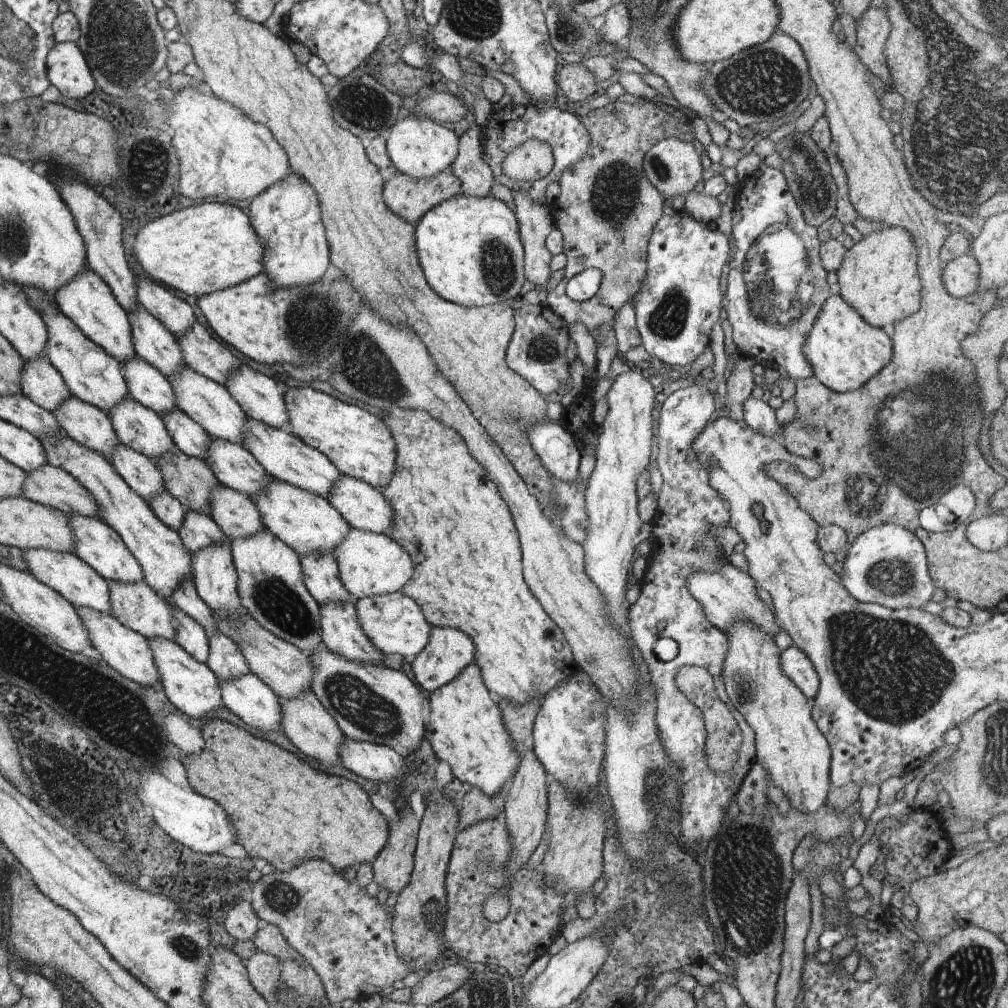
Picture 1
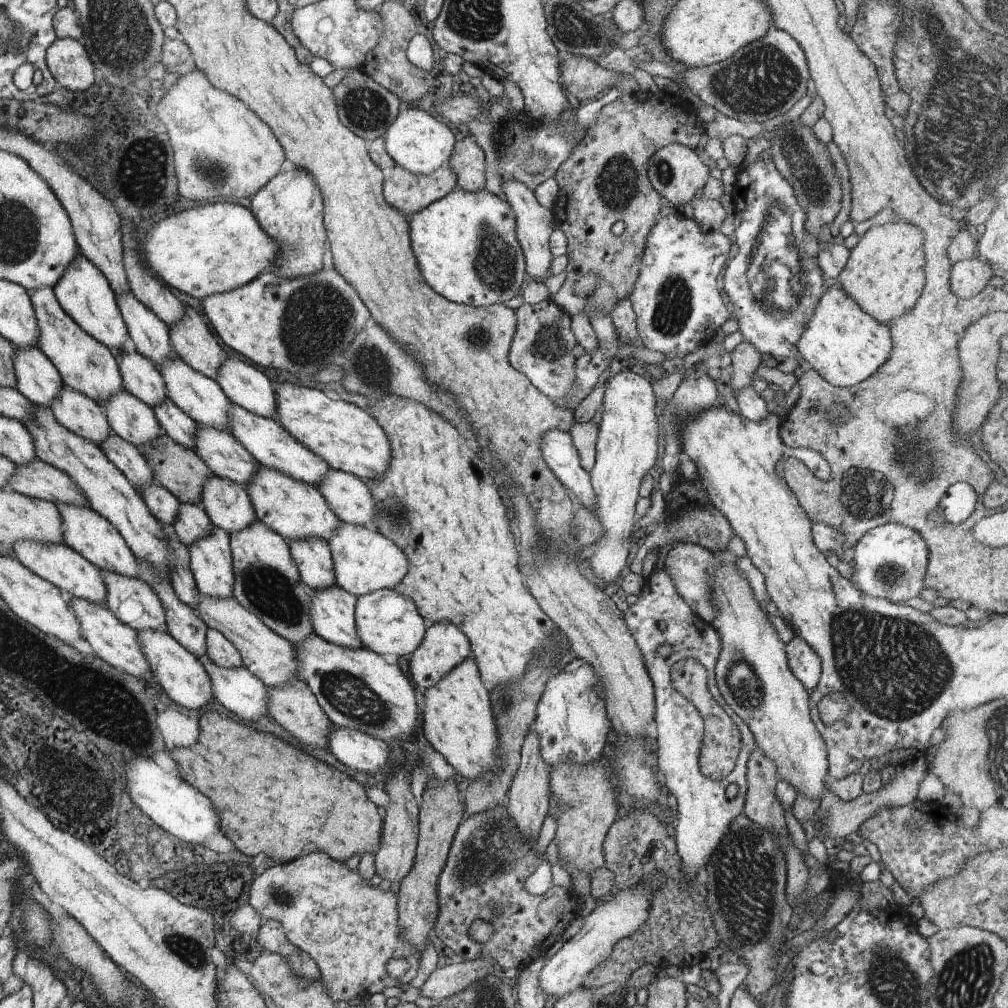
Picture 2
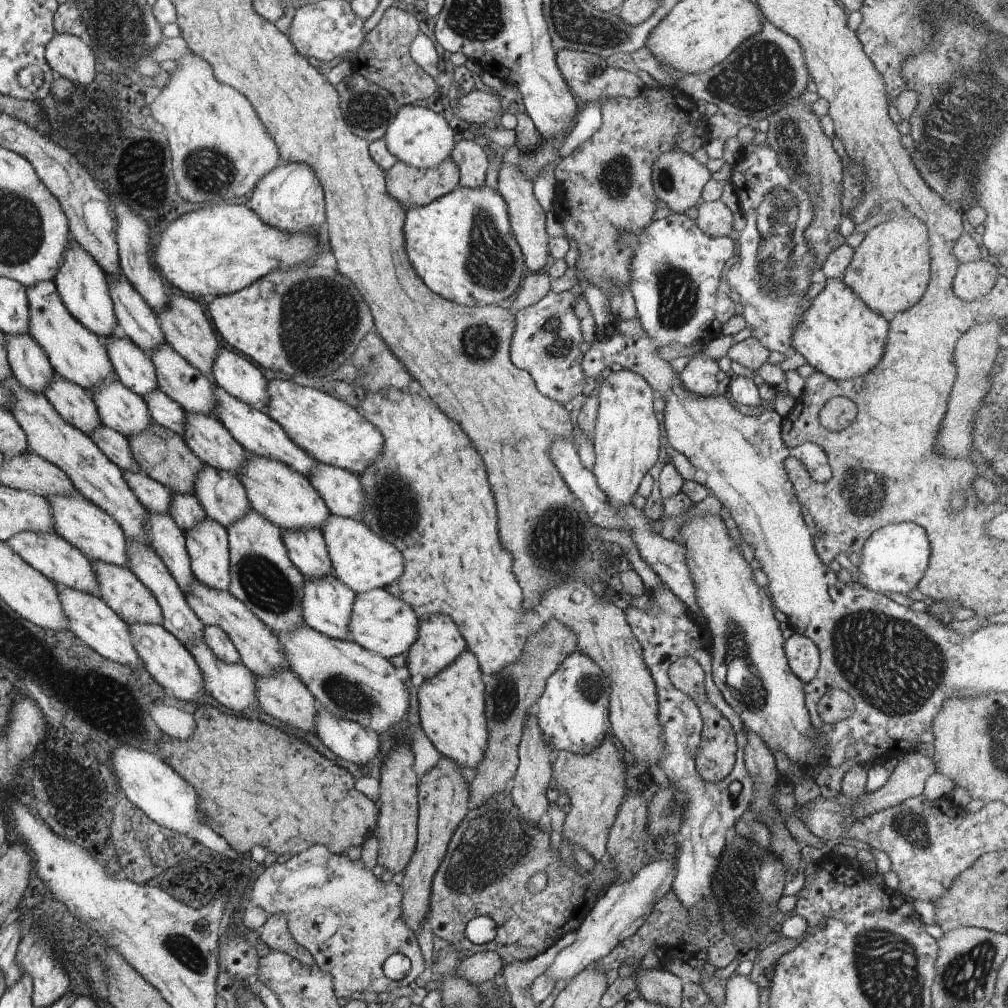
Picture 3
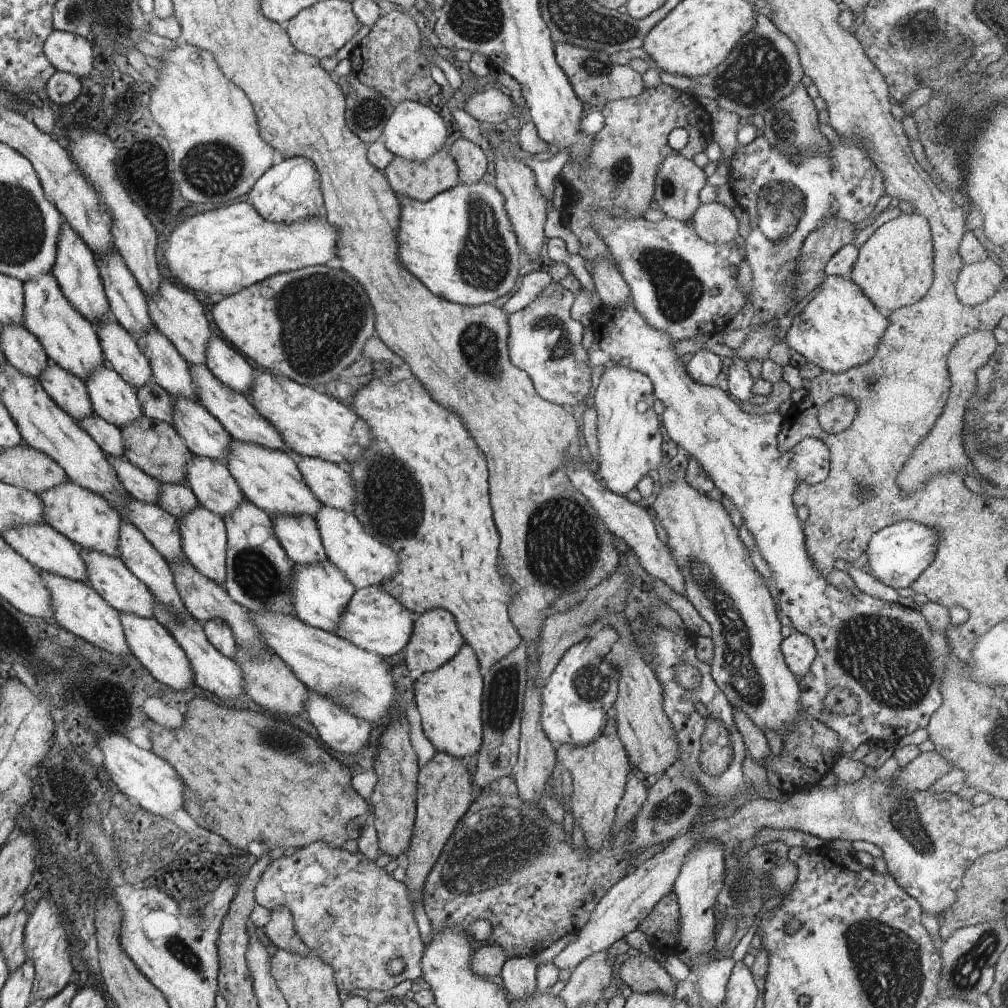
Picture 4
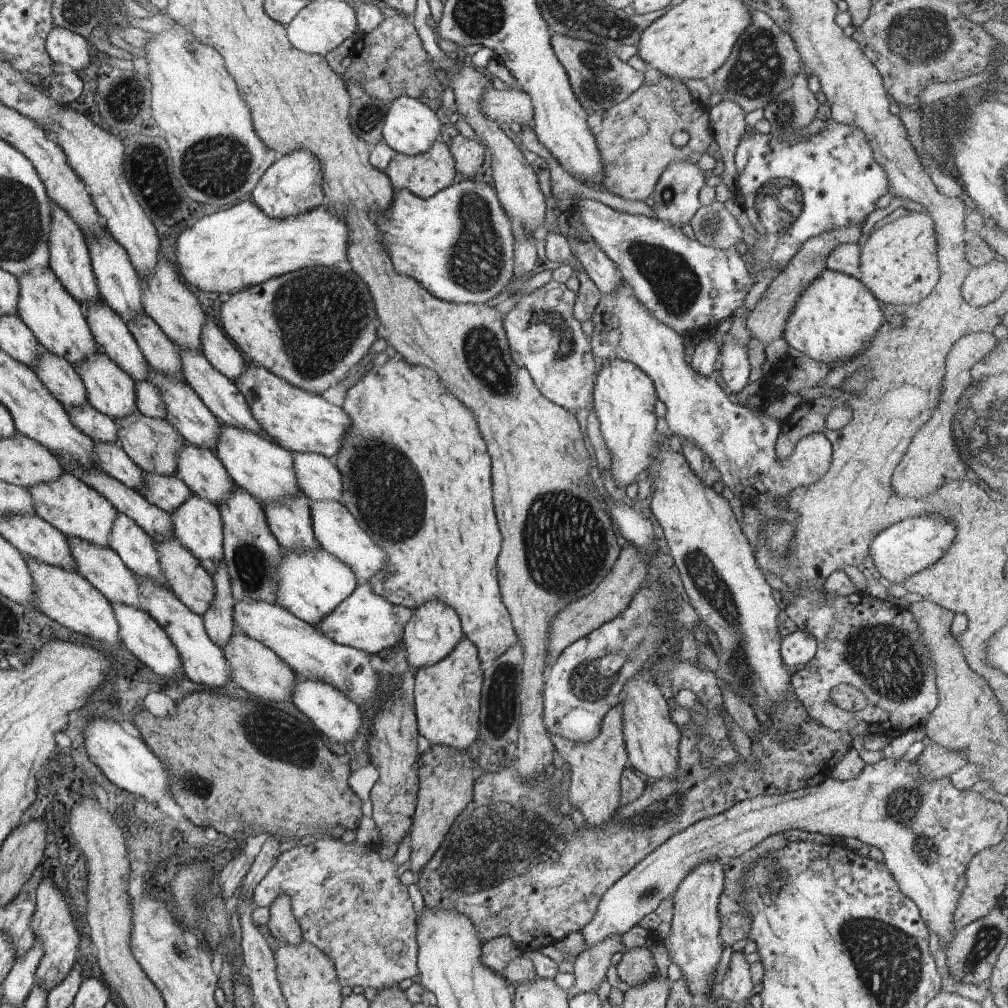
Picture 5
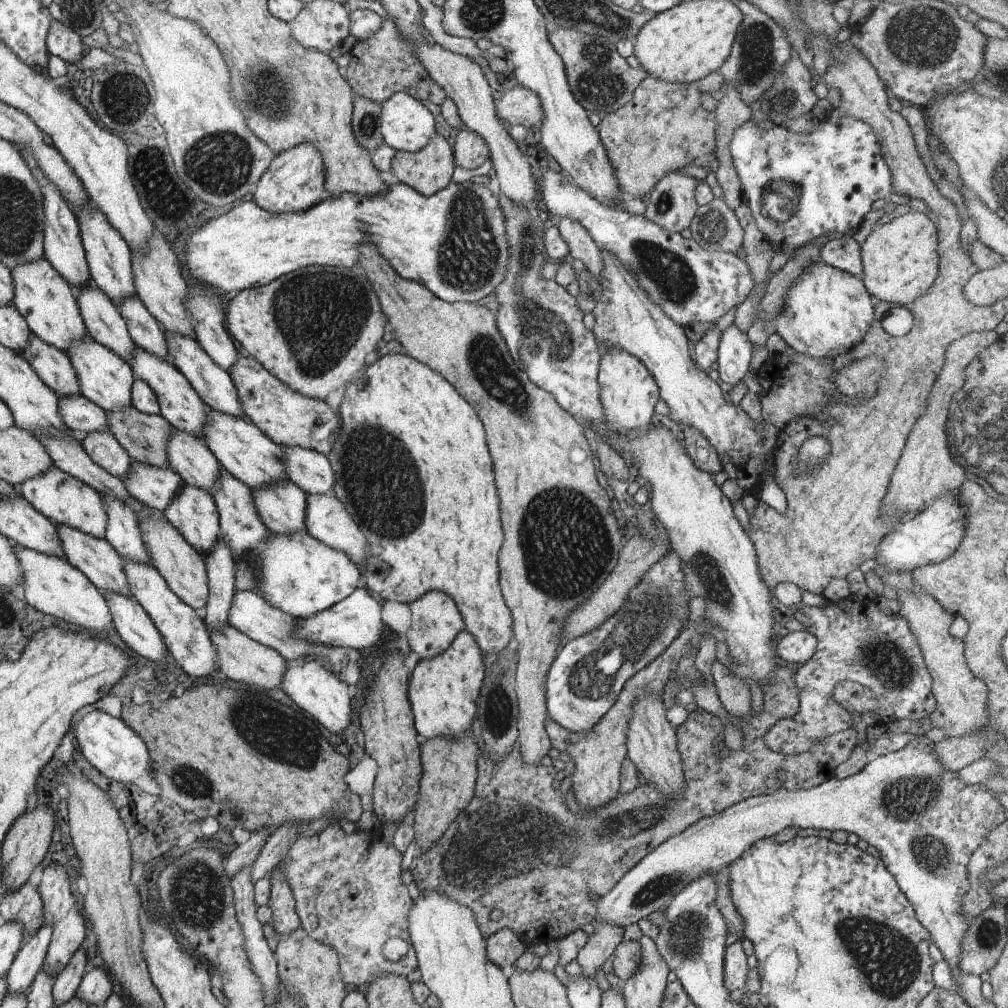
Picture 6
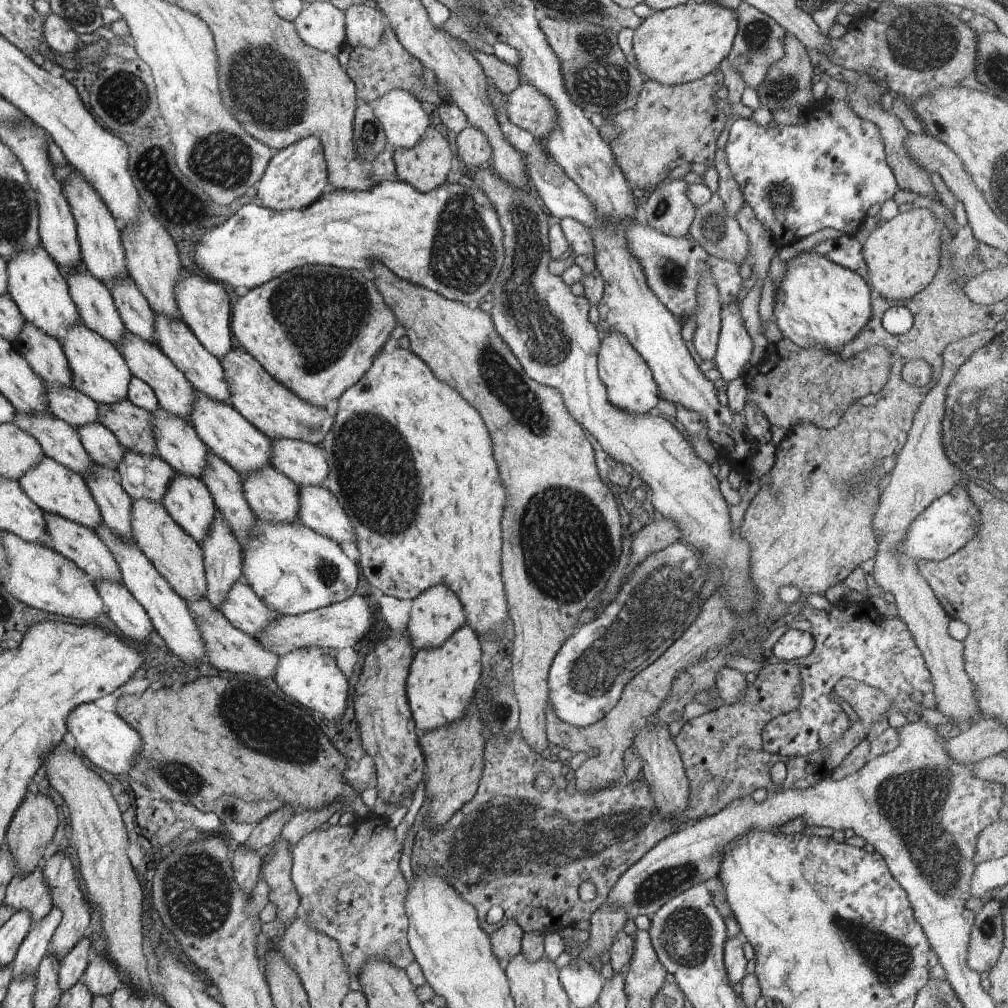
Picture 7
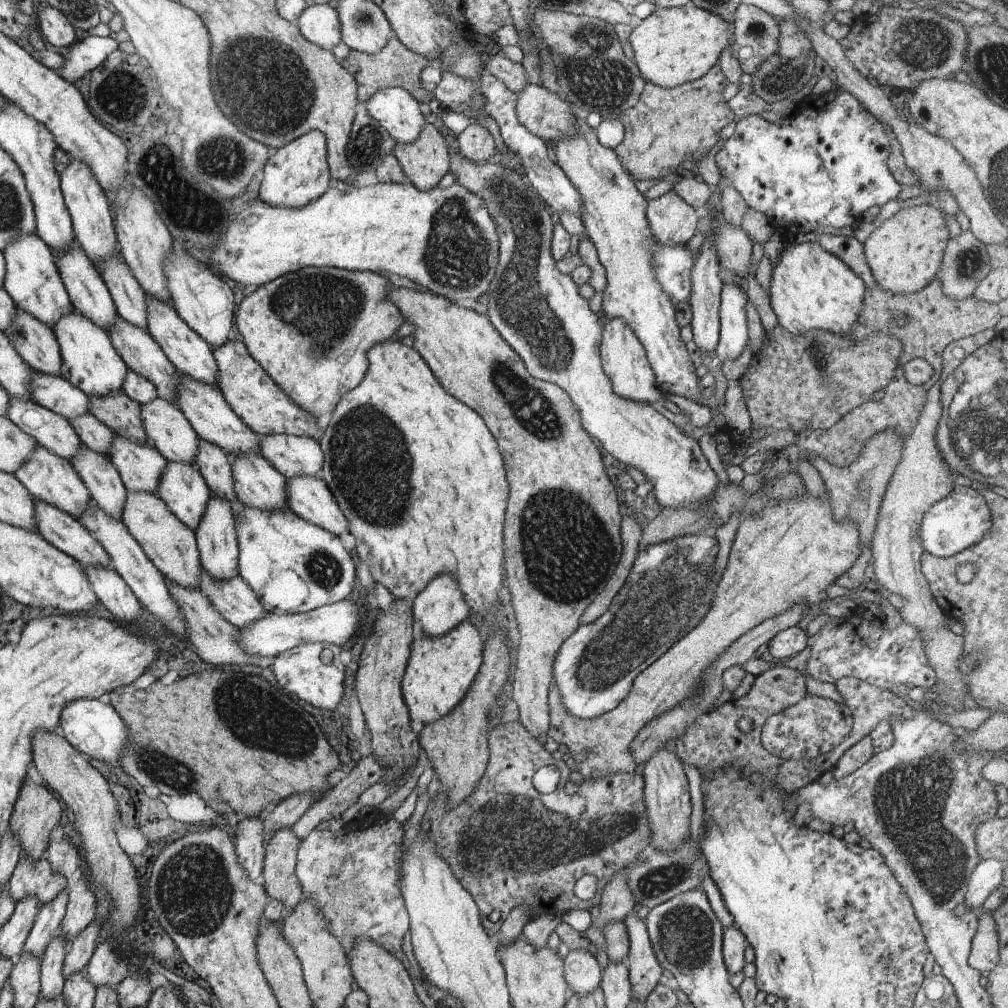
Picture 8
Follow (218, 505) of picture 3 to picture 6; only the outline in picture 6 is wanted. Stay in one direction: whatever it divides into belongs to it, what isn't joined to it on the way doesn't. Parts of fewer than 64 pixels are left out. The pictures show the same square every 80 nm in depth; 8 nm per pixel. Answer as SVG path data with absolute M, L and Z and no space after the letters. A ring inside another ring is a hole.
M174 429L167 454L169 467L185 484L206 489L213 495L222 468L203 438Z

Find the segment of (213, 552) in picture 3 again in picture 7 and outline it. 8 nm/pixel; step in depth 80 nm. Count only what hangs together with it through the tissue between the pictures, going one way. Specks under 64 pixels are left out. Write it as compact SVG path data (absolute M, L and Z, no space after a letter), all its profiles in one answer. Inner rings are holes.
M174 472L161 502L177 523L201 544L215 518L215 501L202 478Z

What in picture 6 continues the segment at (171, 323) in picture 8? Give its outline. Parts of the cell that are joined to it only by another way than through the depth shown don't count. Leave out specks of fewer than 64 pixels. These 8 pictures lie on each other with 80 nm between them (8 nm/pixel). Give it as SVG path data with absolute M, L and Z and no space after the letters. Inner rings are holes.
M163 330L163 333L167 342L167 349L173 360L173 365L178 370L183 371L188 382L191 382L191 385L195 387L195 390L199 393L199 397L203 399L206 406L238 418L243 418L245 421L250 421L243 410L242 402L240 402L237 388L232 382L231 375L223 367L218 366L215 359L208 356L207 351L199 345L199 342L195 338L193 339L180 333L166 330Z

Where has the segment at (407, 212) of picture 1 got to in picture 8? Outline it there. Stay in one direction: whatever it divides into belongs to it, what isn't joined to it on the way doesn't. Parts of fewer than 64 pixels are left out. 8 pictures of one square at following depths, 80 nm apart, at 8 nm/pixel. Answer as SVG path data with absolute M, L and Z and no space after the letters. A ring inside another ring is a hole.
M426 120L418 138L410 144L397 143L393 153L400 161L407 180L420 190L425 191L436 186L442 177L449 172L451 154L435 120Z

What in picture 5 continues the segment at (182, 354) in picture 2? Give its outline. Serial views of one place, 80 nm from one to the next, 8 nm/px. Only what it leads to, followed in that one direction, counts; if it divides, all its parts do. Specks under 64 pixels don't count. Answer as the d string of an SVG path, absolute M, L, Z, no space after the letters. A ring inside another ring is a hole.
M160 257L155 269L146 276L139 275L142 280L142 305L146 315L150 315L156 324L168 335L168 338L182 349L201 350L204 314L196 300L196 296L188 290L186 284L180 282L178 272L174 266Z

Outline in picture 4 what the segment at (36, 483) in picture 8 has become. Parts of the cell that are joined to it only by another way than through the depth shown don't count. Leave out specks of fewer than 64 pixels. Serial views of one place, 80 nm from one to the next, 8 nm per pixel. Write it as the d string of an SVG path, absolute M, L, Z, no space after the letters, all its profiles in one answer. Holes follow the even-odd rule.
M68 479L55 489L40 492L40 496L45 507L45 524L54 527L59 534L66 535L82 551L96 550L112 558L120 556L118 538L122 516L106 499L100 498L100 494L94 494Z

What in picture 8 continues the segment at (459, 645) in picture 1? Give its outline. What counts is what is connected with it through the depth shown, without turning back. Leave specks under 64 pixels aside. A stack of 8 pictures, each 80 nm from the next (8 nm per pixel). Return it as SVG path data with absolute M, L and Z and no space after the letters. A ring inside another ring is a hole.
M452 573L432 577L412 601L413 622L423 625L423 634L429 637L446 634L471 614Z

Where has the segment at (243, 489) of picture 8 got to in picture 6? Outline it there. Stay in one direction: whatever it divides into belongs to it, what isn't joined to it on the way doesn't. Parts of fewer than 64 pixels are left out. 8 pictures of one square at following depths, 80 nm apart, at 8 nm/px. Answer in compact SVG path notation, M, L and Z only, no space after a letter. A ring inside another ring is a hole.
M276 481L263 489L252 490L259 517L272 533L305 530L307 495L292 481Z

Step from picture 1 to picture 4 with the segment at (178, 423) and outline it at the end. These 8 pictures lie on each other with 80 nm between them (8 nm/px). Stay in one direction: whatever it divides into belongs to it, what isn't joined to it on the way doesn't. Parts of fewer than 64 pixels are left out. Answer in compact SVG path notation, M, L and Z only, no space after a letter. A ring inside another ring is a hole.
M150 381L138 391L140 403L143 404L144 415L147 418L160 420L173 426L174 410L170 402L169 394L164 391L156 382Z

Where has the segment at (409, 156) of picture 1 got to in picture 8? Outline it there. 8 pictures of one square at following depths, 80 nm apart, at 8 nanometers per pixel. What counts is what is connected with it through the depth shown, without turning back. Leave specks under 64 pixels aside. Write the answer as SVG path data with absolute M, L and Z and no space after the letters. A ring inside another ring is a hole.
M402 87L376 91L364 106L398 143L414 142L426 122L419 102Z

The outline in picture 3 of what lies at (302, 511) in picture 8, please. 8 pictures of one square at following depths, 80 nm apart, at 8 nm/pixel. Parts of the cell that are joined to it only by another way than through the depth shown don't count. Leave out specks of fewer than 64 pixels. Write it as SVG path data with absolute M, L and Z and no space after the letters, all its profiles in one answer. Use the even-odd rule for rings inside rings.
M330 513L321 526L334 574L355 593L388 588L405 571L403 554L387 540L376 536L363 521Z

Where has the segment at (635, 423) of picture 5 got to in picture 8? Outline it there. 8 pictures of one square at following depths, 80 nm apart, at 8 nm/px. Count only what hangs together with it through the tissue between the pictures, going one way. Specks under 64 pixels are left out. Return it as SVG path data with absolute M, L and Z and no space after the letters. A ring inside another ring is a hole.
M624 319L605 320L601 332L600 356L604 372L610 377L614 392L621 397L654 404L663 398L650 366L646 349Z

